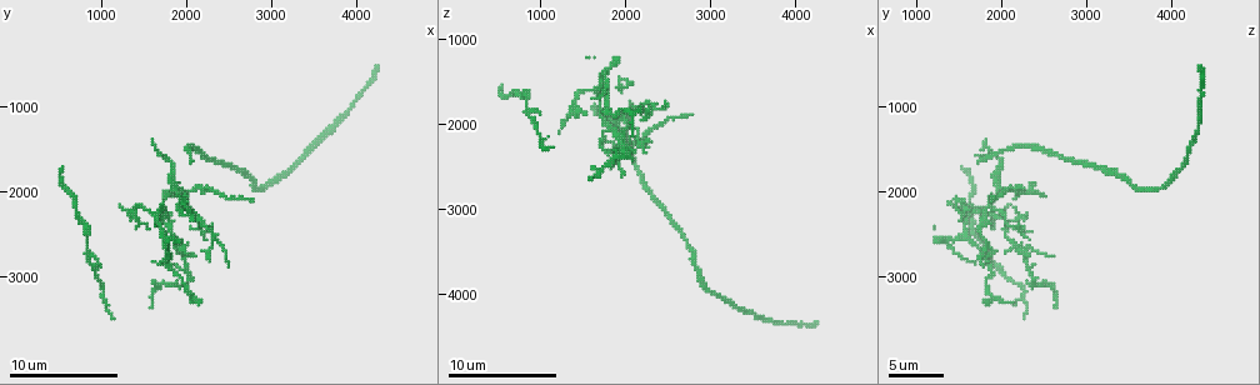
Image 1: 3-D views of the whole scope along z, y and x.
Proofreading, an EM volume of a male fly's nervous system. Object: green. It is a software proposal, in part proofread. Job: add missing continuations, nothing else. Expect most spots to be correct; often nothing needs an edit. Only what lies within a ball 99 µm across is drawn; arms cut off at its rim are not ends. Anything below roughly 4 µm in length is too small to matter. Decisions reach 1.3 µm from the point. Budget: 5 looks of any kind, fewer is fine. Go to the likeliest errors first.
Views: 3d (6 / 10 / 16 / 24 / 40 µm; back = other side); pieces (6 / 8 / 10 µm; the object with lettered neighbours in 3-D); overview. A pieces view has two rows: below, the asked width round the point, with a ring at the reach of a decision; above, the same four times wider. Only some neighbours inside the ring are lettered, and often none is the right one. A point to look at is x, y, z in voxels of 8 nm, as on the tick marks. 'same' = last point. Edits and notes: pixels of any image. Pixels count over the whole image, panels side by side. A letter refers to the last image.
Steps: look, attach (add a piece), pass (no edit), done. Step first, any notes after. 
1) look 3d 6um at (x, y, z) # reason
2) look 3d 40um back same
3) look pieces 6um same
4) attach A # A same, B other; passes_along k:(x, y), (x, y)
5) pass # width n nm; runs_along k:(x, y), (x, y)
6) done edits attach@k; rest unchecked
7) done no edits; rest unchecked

look 3d 6um at (2300, 2800, 1800) # tapers out

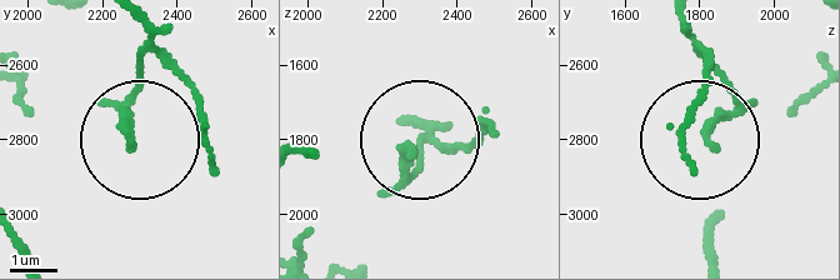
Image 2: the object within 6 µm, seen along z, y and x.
look pieces 8um at (2270, 2810, 1830)

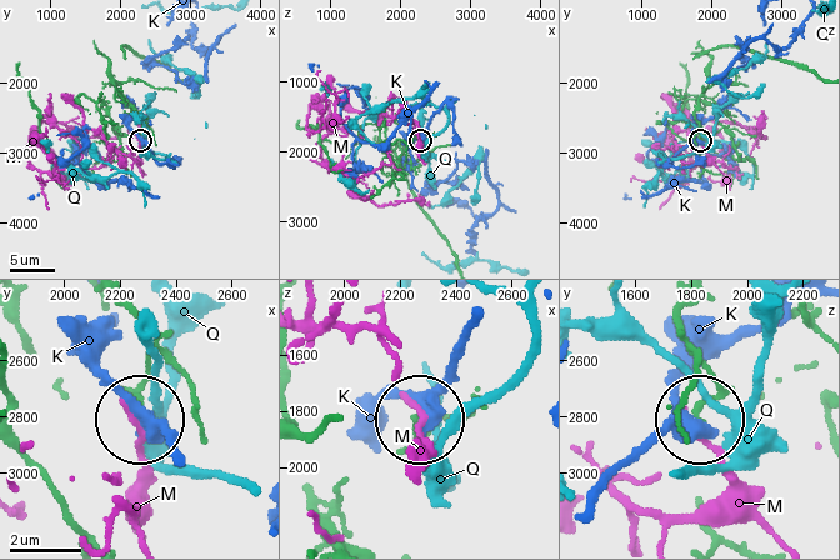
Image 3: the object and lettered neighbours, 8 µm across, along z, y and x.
pass # K other, M other, Q other; none of them fits

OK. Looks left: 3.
look pieces 10um at (1600, 3350, 2650) # tapers out

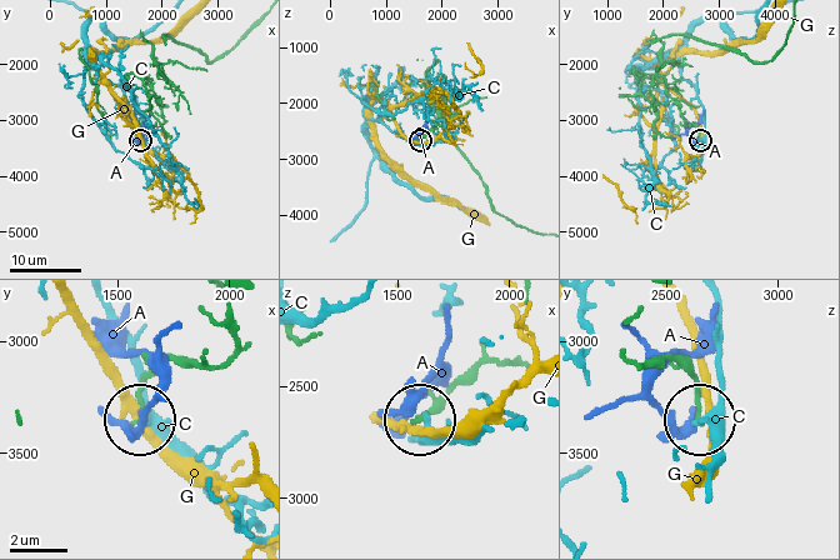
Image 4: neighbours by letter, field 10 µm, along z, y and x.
pass # A other, C other, G other; no lettered piece goes on from it

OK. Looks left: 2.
look pieces 6um at (1650, 2850, 1700) # thin end

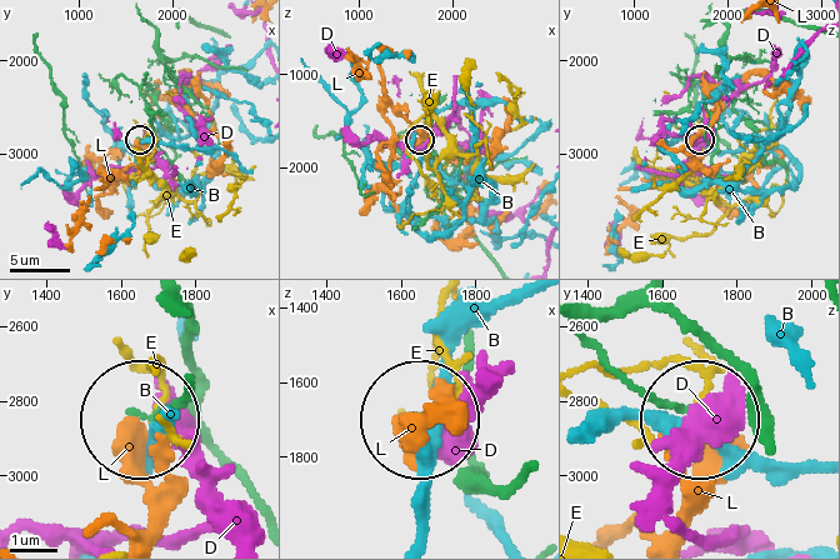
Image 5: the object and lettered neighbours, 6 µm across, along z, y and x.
pass # B other, D other, E other, L other; runs_along 5:(626, 301), (594, 349), (694, 416); none of them fits

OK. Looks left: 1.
done no edits; rest unchecked

